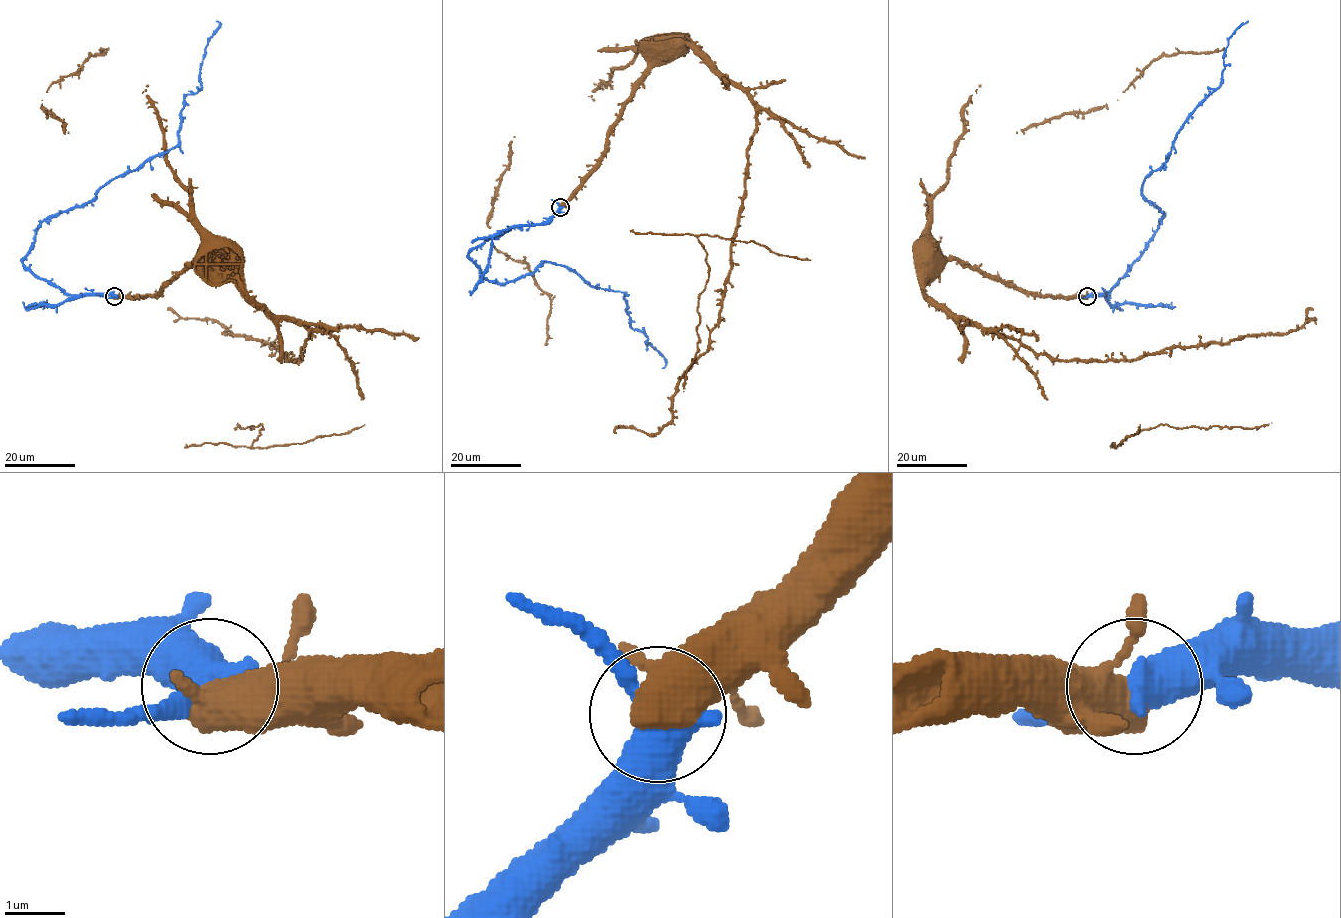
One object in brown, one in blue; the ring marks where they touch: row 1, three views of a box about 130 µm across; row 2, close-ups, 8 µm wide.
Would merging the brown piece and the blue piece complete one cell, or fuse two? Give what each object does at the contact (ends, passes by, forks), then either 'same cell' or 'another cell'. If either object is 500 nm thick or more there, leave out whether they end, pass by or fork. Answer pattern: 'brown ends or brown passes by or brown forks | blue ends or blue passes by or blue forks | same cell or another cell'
brown passes by | blue passes by | same cell

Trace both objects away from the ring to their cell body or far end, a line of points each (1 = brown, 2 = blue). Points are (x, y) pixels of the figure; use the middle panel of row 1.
1: (560, 206), (597, 163), (610, 127), (630, 95), (633, 85), (651, 60), (653, 37), (665, 36)
2: (560, 206), (468, 256), (493, 282), (553, 262), (622, 292), (662, 368)

